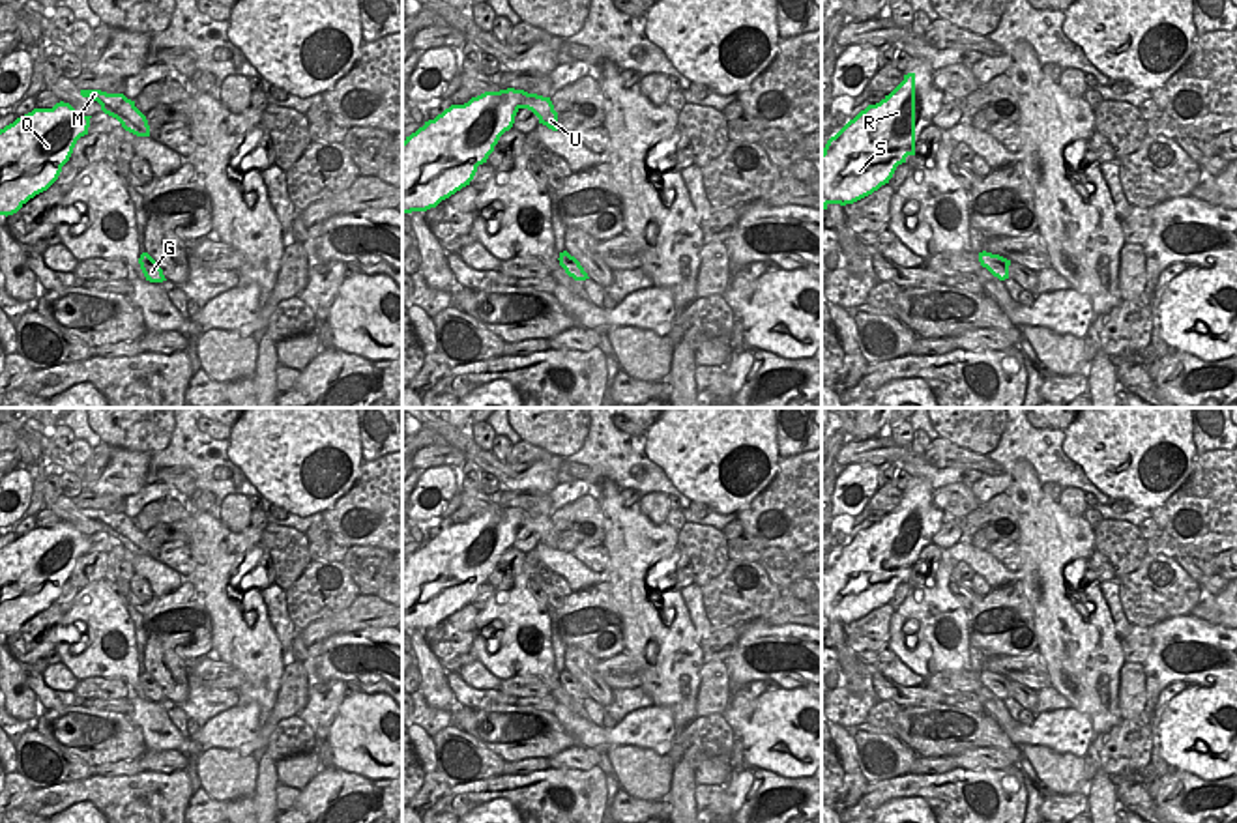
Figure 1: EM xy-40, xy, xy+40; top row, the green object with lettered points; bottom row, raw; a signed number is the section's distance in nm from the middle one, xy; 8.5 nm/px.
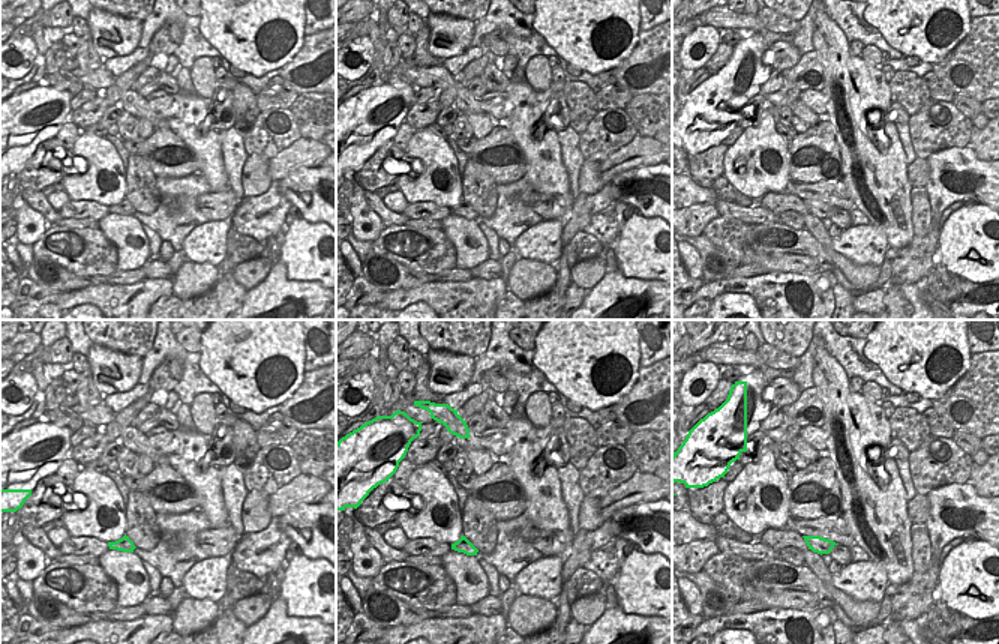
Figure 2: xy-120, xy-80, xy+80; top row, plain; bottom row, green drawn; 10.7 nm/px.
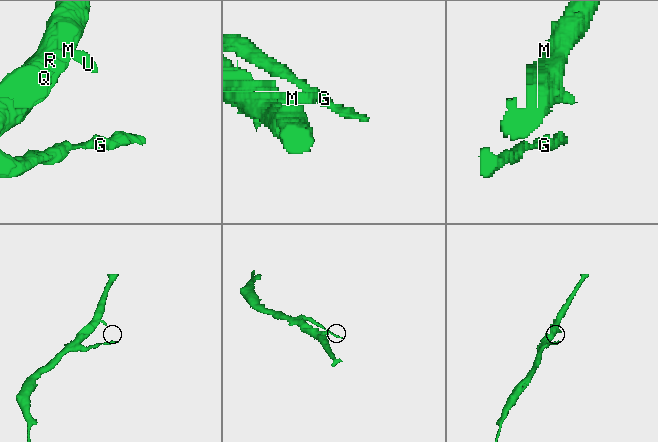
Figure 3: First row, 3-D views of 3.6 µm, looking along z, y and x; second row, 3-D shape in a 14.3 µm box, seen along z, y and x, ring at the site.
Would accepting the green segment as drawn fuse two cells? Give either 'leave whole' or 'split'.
leave whole

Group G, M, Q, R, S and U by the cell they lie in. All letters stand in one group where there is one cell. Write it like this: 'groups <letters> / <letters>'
groups G M Q R S U

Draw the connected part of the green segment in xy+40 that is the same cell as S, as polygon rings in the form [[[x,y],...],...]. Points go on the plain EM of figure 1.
[[[915,492],[880,522],[868,524],[850,539],[822,570],[822,630],[829,623],[853,623],[889,602],[898,584],[915,574]]]

